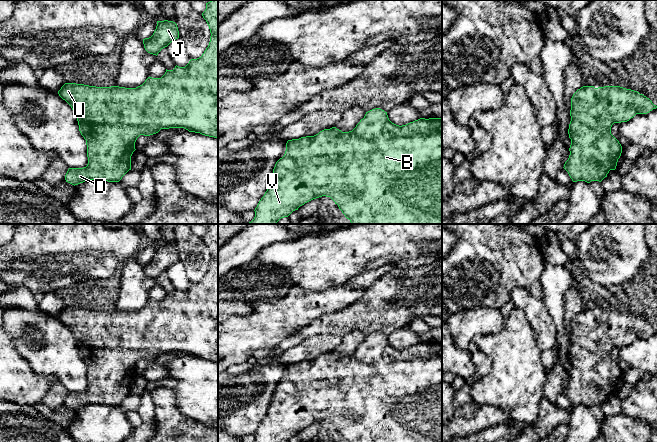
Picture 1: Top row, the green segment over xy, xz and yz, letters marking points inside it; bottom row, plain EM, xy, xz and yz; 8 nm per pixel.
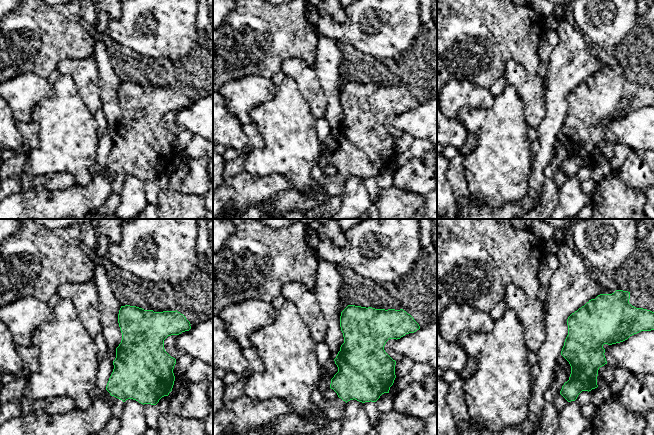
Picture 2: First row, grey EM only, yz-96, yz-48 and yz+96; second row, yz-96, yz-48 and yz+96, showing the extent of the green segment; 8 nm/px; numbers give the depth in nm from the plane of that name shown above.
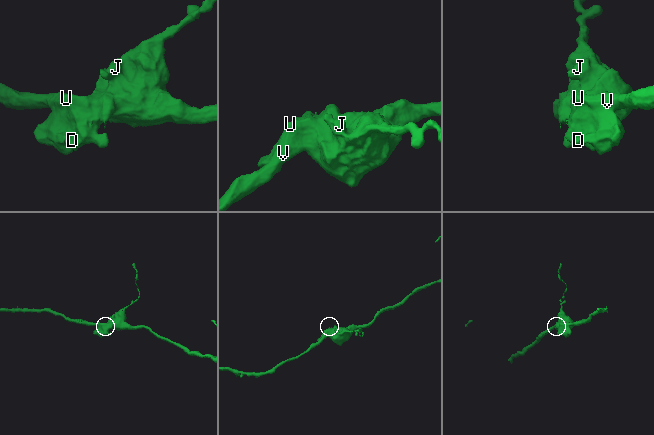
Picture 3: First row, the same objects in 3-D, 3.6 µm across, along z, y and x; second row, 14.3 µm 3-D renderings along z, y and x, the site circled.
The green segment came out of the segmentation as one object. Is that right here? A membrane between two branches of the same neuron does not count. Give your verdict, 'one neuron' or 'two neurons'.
one neuron

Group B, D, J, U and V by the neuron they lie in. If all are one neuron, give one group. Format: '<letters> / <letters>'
B D J U V

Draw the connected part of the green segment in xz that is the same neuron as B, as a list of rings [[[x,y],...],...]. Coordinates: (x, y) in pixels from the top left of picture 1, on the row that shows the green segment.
[[[375,108],[366,112],[352,131],[342,132],[332,127],[314,136],[288,140],[285,154],[276,162],[267,191],[254,210],[255,217],[246,224],[276,224],[281,218],[288,217],[293,211],[298,210],[300,206],[322,196],[330,197],[352,224],[442,224],[442,119],[420,118],[399,126],[389,120],[387,112]]]

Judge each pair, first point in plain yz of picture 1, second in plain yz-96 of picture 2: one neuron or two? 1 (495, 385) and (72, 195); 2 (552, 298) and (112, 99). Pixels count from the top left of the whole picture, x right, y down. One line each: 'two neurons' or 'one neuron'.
1: two neurons
2: one neuron

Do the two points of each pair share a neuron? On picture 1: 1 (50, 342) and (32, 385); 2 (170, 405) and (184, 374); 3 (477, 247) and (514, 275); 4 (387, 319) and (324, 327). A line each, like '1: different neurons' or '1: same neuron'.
1: different neurons
2: different neurons
3: same neuron
4: same neuron

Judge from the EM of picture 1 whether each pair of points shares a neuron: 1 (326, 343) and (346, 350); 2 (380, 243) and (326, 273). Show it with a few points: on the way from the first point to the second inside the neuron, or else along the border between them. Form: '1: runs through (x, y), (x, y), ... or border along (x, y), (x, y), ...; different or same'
1: border along (342, 337), (341, 343), (334, 350); different
2: runs through (367, 245), (348, 251), (339, 260); same

